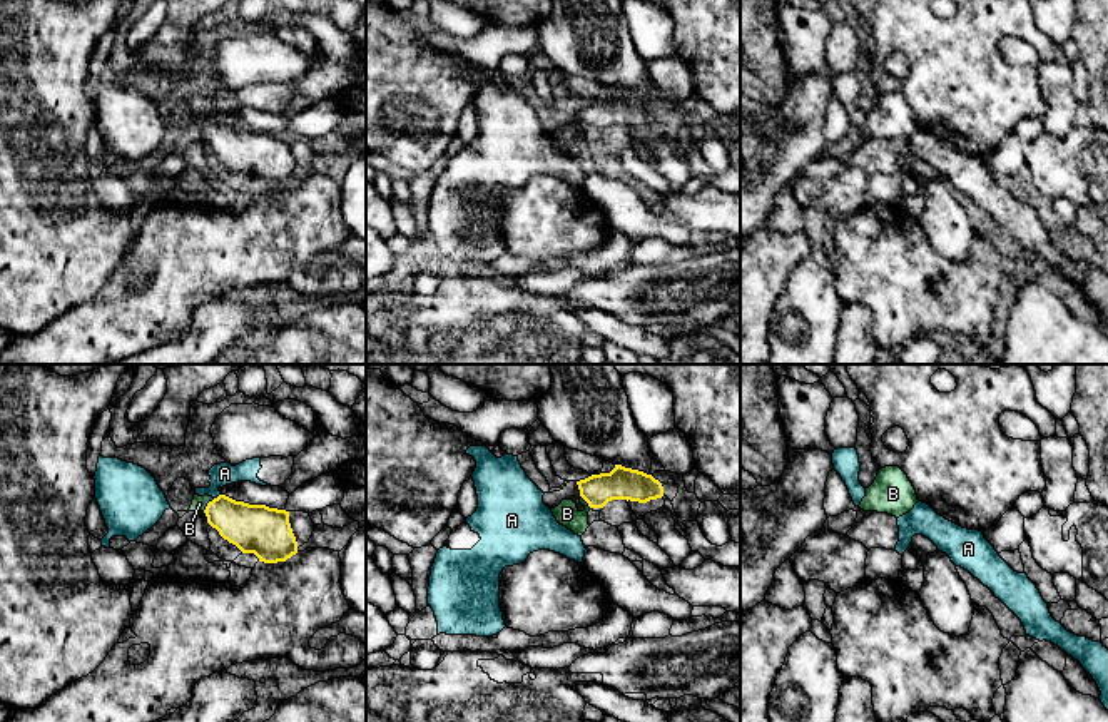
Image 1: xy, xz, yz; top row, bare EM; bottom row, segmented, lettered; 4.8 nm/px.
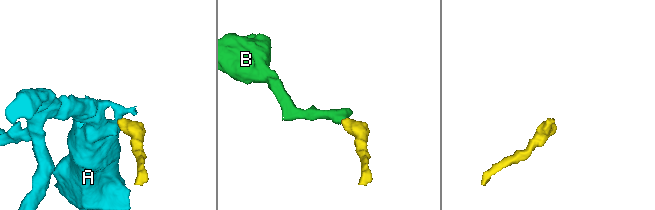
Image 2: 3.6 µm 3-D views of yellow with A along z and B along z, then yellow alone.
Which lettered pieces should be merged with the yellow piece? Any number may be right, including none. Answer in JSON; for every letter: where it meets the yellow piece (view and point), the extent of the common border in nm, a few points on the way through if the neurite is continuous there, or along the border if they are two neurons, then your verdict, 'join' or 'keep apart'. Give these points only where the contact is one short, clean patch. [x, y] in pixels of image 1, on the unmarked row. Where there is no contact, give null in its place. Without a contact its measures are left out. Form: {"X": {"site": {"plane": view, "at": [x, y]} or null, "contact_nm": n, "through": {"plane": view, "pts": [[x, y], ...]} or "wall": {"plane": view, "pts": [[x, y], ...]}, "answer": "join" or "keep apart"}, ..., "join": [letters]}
{"A": {"site": {"plane": "xy", "at": [218, 122]}, "contact_nm": 40, "wall": {"plane": "xy", "pts": [[219, 119], [214, 124]]}, "answer": "keep apart"}, "B": {"site": {"plane": "xy", "at": [208, 129]}, "contact_nm": 90, "through": {"plane": "xy", "pts": [[253, 154], [208, 129], [199, 129]]}, "answer": "join"}, "join": ["B"]}

